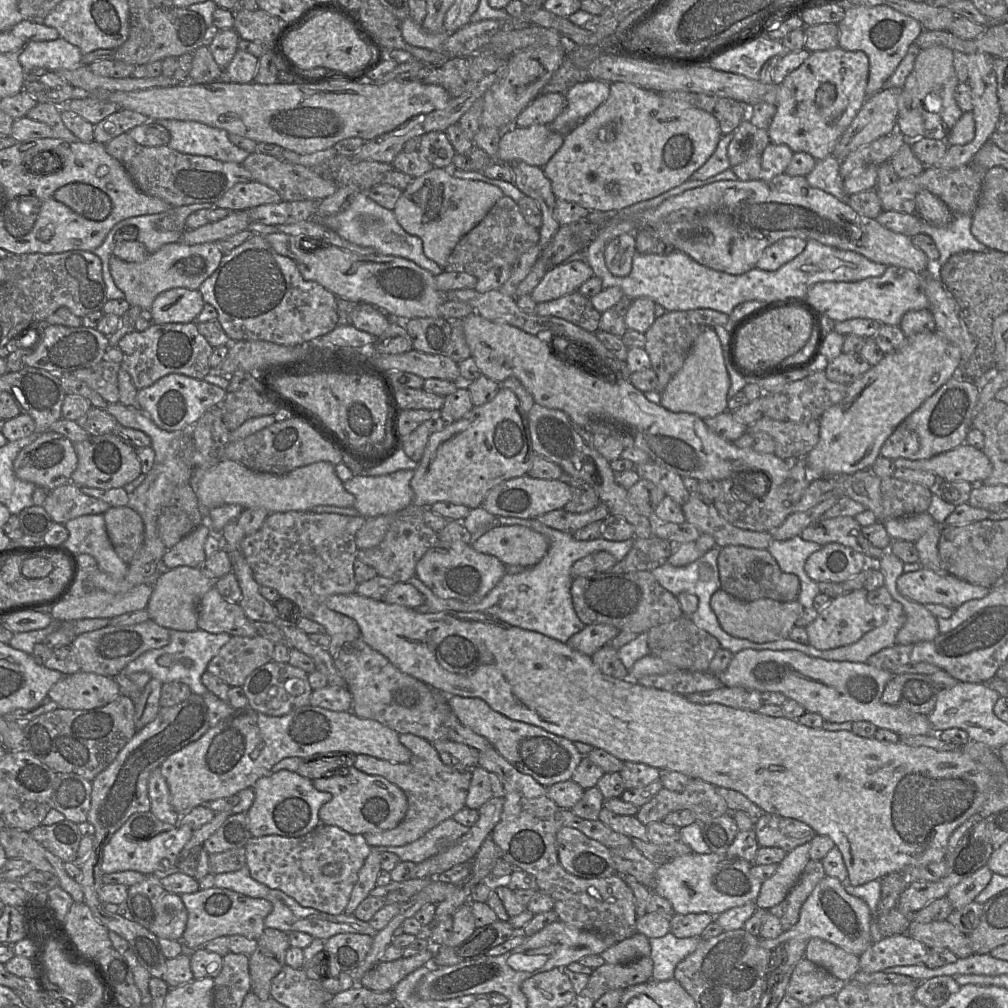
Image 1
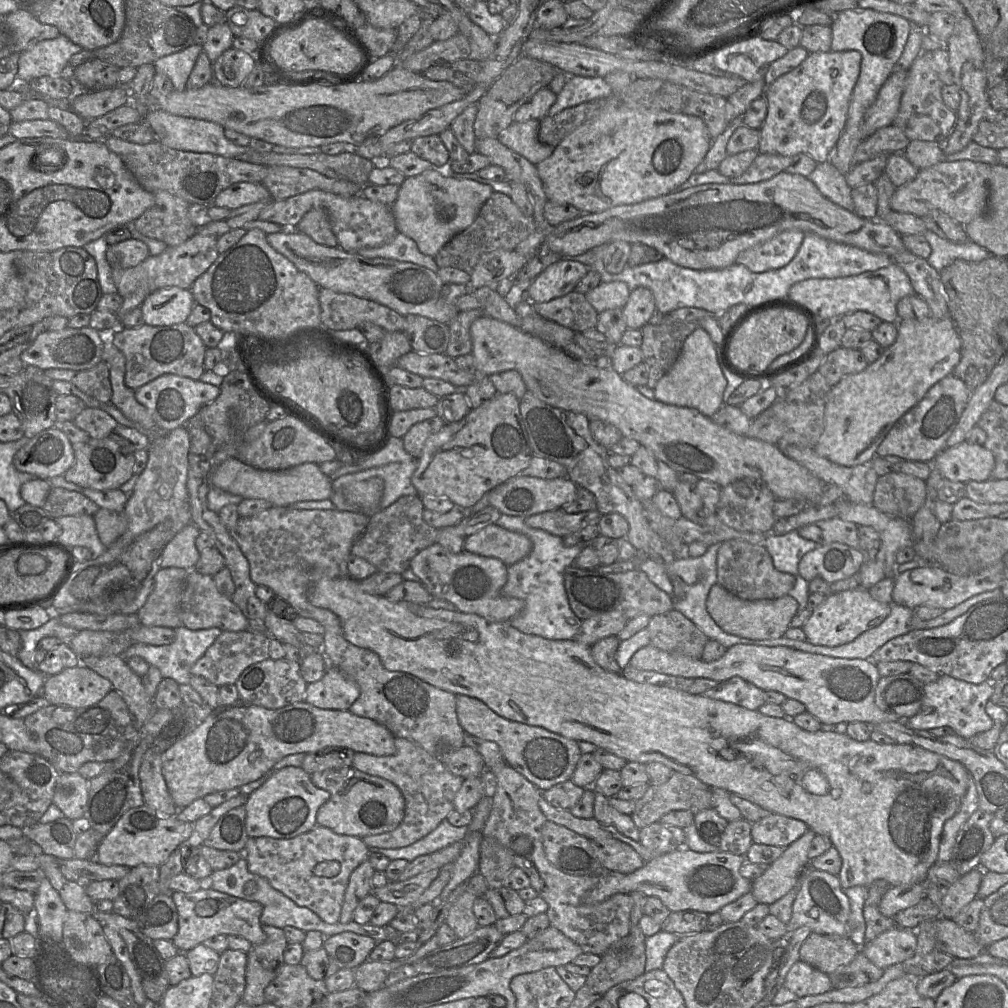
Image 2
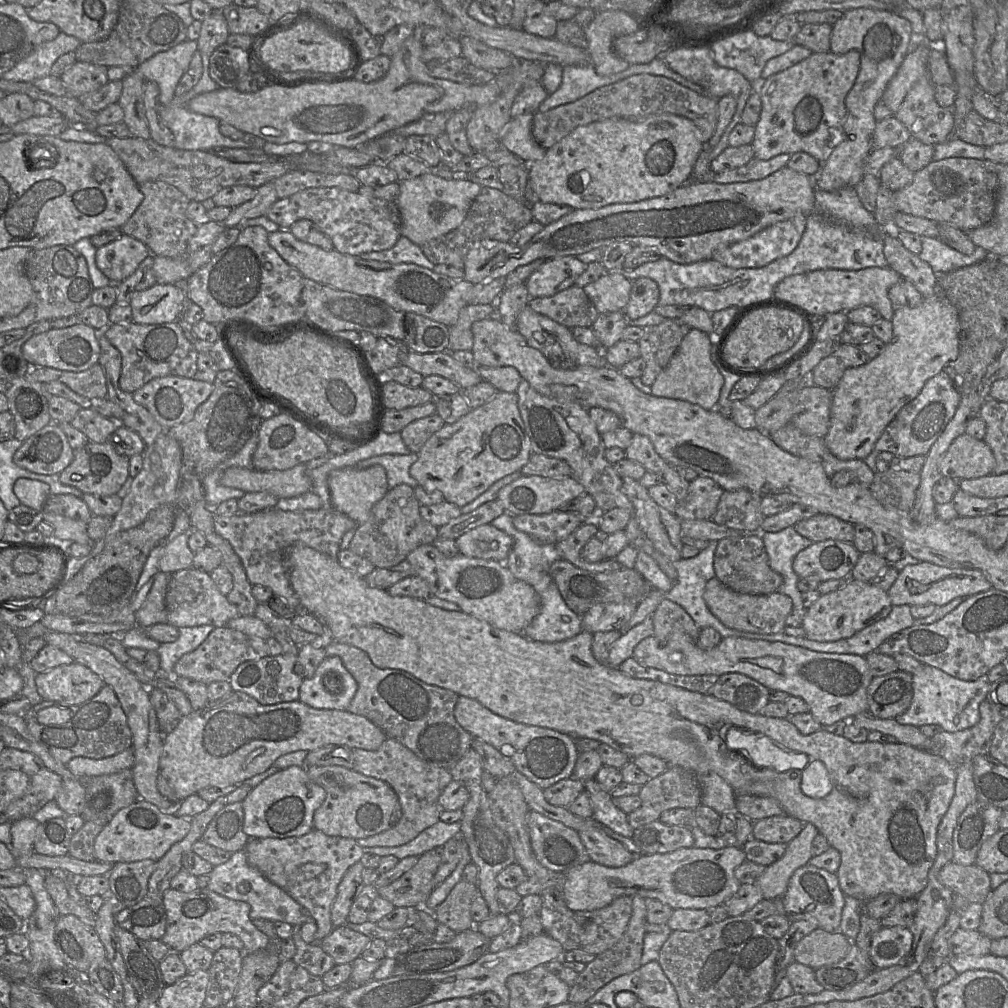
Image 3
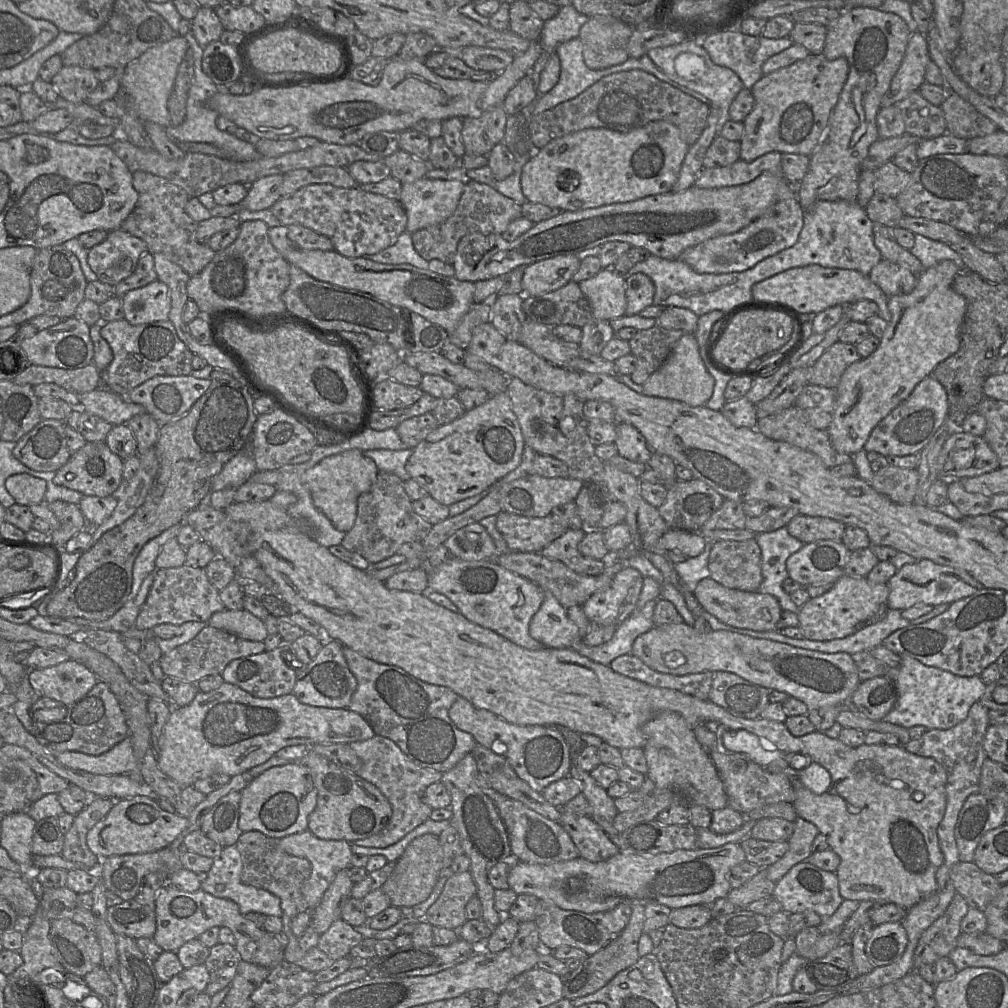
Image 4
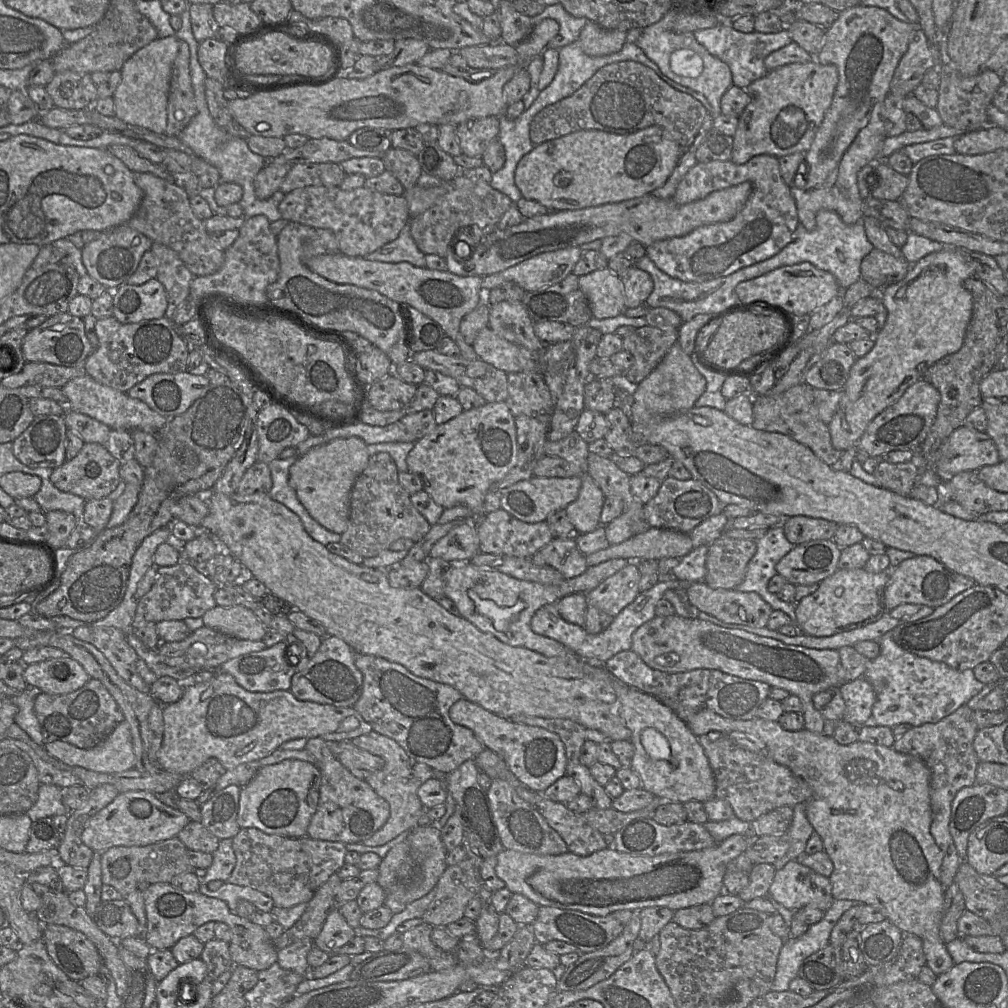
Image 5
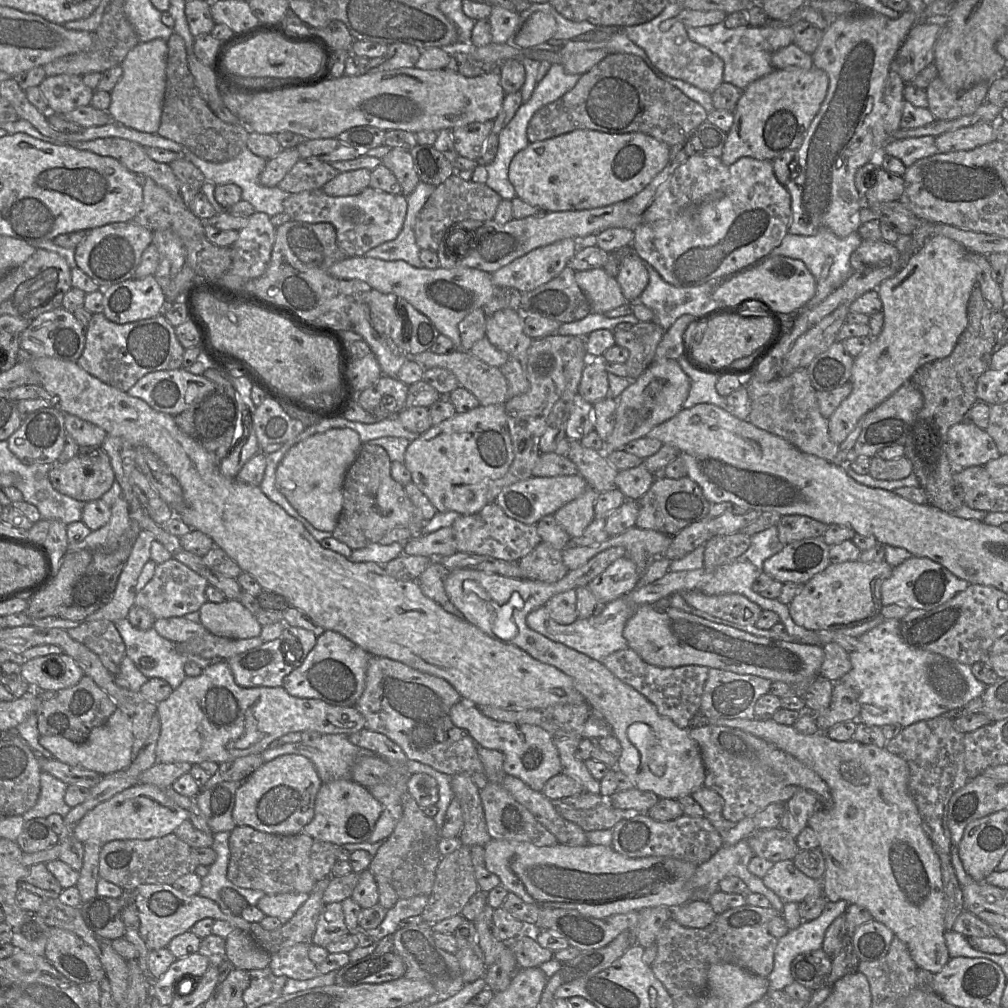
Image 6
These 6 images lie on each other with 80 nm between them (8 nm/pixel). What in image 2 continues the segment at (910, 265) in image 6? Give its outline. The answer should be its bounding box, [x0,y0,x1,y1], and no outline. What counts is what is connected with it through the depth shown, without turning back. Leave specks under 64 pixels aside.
[814,318,961,466]

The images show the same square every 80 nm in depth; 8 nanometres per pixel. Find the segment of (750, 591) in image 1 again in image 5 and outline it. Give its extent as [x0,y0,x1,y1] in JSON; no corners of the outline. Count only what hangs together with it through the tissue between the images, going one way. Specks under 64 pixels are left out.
[704,536,755,589]

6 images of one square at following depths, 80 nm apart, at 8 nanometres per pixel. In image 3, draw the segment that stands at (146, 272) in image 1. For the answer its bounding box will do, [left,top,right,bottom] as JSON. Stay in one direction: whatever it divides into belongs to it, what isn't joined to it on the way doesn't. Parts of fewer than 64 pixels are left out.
[153,220,225,285]

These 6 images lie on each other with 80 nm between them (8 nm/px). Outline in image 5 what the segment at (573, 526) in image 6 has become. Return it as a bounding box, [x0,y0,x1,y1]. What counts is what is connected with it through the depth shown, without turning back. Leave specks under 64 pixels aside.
[566,475,605,533]

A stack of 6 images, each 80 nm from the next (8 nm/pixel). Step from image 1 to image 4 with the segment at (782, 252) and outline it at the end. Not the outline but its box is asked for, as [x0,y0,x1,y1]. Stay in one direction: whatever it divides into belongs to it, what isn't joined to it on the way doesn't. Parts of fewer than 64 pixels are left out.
[678,187,804,274]

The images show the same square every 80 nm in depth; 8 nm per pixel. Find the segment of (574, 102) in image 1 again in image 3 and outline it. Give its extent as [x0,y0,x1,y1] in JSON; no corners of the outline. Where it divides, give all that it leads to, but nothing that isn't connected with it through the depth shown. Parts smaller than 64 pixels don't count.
[537,65,615,112]

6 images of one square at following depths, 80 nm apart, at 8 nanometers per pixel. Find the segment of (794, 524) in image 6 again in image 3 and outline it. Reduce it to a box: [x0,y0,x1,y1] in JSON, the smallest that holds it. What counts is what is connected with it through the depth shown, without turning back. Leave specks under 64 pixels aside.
[793,514,855,543]

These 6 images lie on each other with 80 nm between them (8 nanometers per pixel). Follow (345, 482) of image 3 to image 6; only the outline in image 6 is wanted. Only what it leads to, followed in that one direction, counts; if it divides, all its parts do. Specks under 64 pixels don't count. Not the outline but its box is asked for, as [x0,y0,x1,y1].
[275,428,362,532]

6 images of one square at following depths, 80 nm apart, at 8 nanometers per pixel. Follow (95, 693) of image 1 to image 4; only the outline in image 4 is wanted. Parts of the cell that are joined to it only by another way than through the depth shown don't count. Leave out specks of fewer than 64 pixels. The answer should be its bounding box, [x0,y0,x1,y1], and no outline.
[27,659,99,704]

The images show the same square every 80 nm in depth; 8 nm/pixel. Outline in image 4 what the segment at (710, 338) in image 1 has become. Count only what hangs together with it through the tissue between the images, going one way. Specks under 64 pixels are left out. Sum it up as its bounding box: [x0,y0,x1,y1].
[642,333,715,407]

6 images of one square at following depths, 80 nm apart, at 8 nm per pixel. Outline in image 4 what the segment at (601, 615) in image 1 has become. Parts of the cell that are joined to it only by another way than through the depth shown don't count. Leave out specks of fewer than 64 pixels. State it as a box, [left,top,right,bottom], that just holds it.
[493,552,613,609]

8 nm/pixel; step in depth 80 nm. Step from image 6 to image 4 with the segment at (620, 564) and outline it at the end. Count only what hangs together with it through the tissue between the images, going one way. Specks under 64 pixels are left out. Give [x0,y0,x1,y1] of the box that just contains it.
[583,567,644,627]

